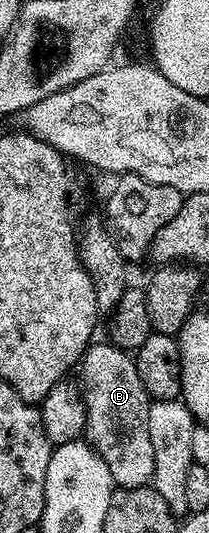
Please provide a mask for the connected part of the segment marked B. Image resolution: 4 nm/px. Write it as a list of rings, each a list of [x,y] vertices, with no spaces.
[[[97,341],[88,346],[79,362],[80,369],[79,387],[86,406],[86,425],[83,434],[86,442],[105,461],[116,486],[120,488],[148,486],[153,473],[153,443],[149,436],[149,409],[152,402],[150,390],[134,358],[123,348],[109,341],[104,343]]]

